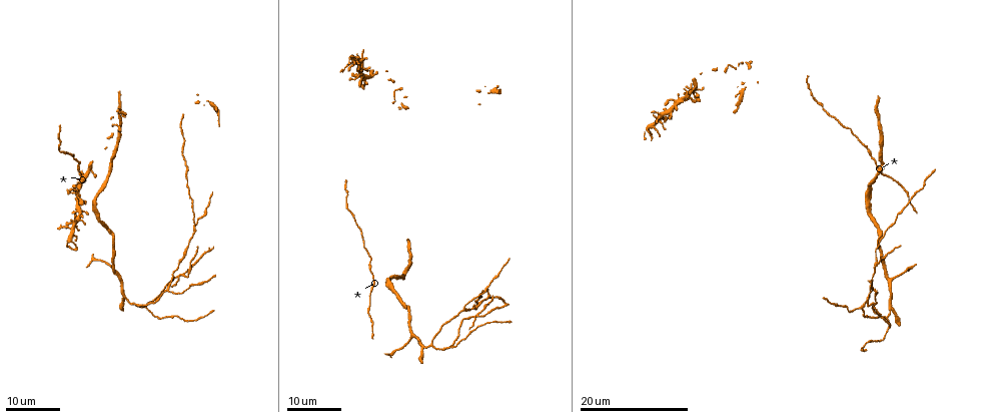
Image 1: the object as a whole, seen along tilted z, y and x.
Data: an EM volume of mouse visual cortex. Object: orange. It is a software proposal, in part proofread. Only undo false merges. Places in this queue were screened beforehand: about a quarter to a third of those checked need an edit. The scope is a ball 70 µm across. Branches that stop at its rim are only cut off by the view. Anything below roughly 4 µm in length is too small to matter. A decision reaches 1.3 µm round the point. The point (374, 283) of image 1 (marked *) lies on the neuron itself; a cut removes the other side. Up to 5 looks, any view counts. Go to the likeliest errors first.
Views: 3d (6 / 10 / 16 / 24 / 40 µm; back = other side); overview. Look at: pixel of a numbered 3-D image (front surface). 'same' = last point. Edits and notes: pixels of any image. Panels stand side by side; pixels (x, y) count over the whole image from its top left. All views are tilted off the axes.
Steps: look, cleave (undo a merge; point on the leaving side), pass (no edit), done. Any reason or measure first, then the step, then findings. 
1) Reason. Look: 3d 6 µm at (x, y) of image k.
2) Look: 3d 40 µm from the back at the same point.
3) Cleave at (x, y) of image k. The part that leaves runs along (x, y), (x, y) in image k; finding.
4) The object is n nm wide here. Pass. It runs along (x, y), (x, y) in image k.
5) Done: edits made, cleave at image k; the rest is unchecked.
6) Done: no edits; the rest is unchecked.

Look: 3d 16 µm at (478, 315) of image 1.

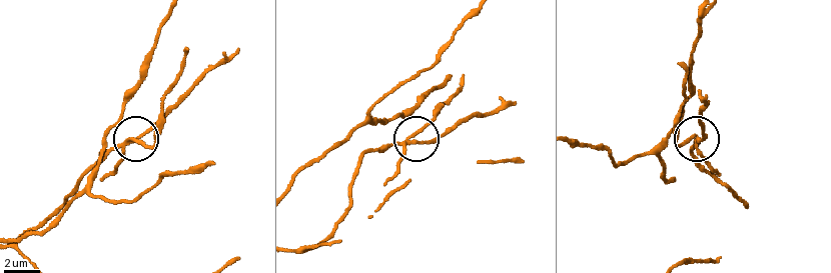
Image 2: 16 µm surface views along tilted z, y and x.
Look: 3d 10 µm at (414, 137) of image 2.

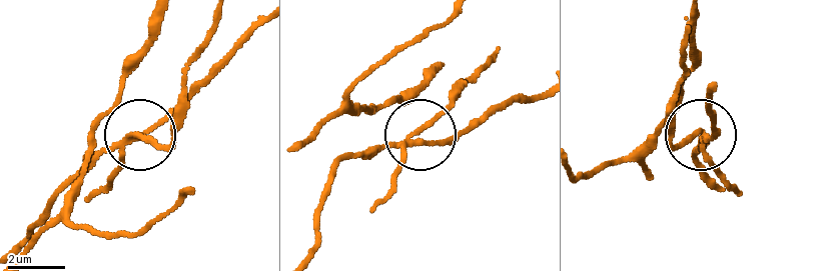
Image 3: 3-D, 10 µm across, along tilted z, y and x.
The side arm is 8 µm long. Cleave at (115, 175) of image 3. The part that leaves runs along (408, 137), (435, 124), (461, 81), (491, 54) in image 3; a second neuron is stuck on.

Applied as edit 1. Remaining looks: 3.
See it whole again. Look: overview.

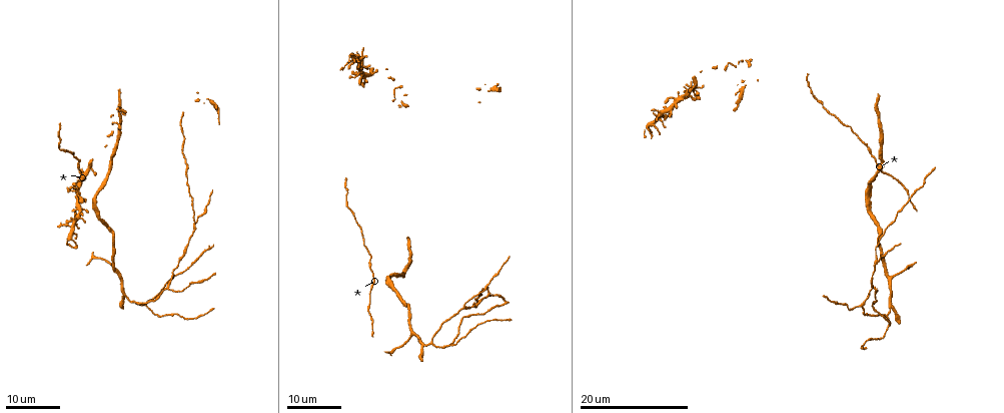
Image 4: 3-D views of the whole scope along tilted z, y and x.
Branch point. Look: 3d 24 µm at (195, 223) of image 4.

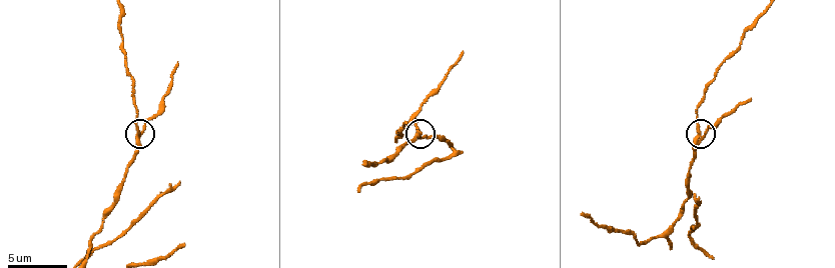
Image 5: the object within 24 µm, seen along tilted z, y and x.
Look: 3d 10 µm at (701, 135) of image 5.

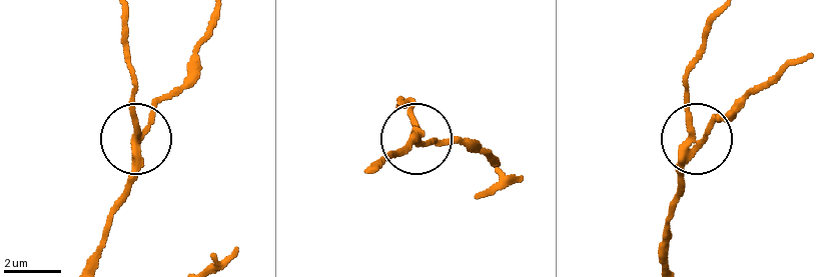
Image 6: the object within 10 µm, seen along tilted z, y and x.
The side arm is 8 µm long; 3 arms meet here. Cleave at (135, 120) of image 6. Two neurons meet here.

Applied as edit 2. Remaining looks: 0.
Done: edits made, cleave at image 3, cleave at image 6; the rest is unchecked.

